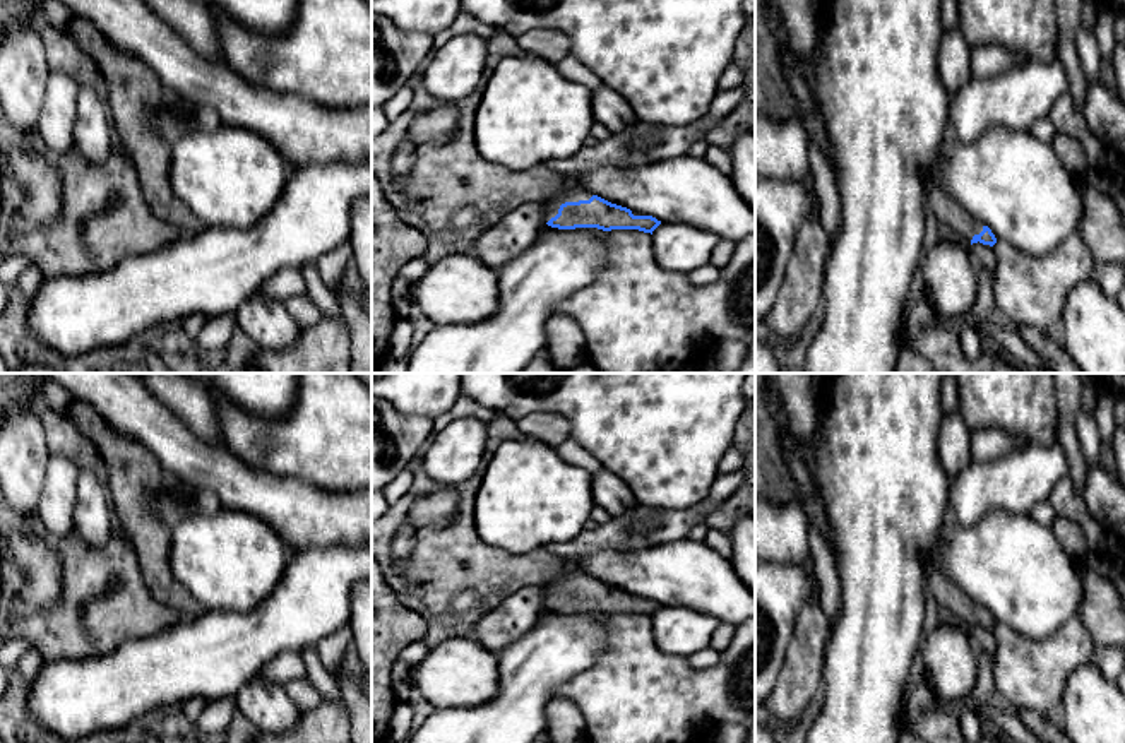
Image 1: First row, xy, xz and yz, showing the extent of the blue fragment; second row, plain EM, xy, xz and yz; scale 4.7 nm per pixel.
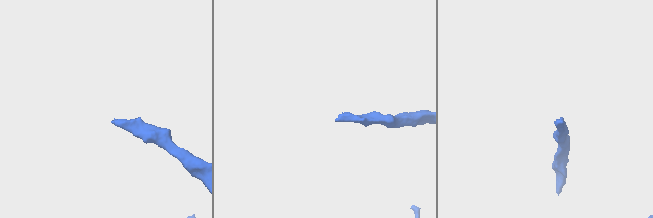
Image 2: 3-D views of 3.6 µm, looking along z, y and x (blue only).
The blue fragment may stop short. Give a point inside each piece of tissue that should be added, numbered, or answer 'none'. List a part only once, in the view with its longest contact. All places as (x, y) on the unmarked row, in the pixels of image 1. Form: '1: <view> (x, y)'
1: xz (569, 577)

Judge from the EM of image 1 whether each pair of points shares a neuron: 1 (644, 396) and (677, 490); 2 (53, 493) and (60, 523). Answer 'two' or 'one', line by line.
1: one
2: one

